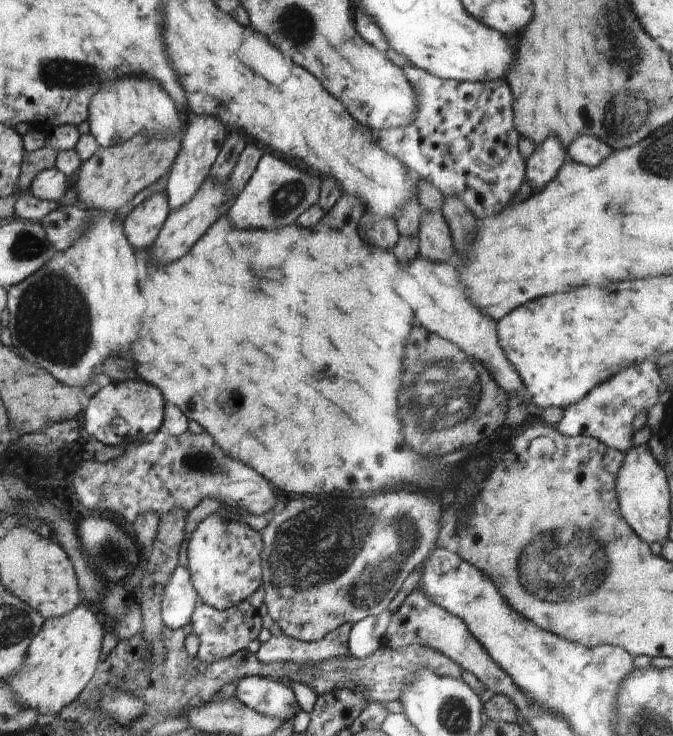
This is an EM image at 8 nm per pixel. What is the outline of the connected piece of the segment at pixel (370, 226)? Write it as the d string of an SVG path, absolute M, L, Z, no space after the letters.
M385 216L383 221L365 217L360 221L358 230L365 243L378 245L386 250L391 250L400 238L395 217Z

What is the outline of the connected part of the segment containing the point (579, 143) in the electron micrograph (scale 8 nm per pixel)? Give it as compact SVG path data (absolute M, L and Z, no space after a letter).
M590 135L576 136L566 149L569 160L587 167L599 165L612 152L603 140Z

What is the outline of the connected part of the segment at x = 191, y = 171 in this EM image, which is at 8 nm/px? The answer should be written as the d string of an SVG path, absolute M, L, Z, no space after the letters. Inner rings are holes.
M202 115L191 116L182 133L181 147L171 166L164 190L167 194L168 206L171 212L188 202L196 194L204 180L208 178L212 163L216 160L229 131L213 116Z

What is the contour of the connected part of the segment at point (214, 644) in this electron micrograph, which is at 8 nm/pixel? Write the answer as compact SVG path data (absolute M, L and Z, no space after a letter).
M248 599L223 611L216 610L204 603L201 606L195 606L191 616L191 624L192 633L200 640L196 657L205 663L228 658L239 650L246 649L248 643L256 639L262 630L261 616Z

